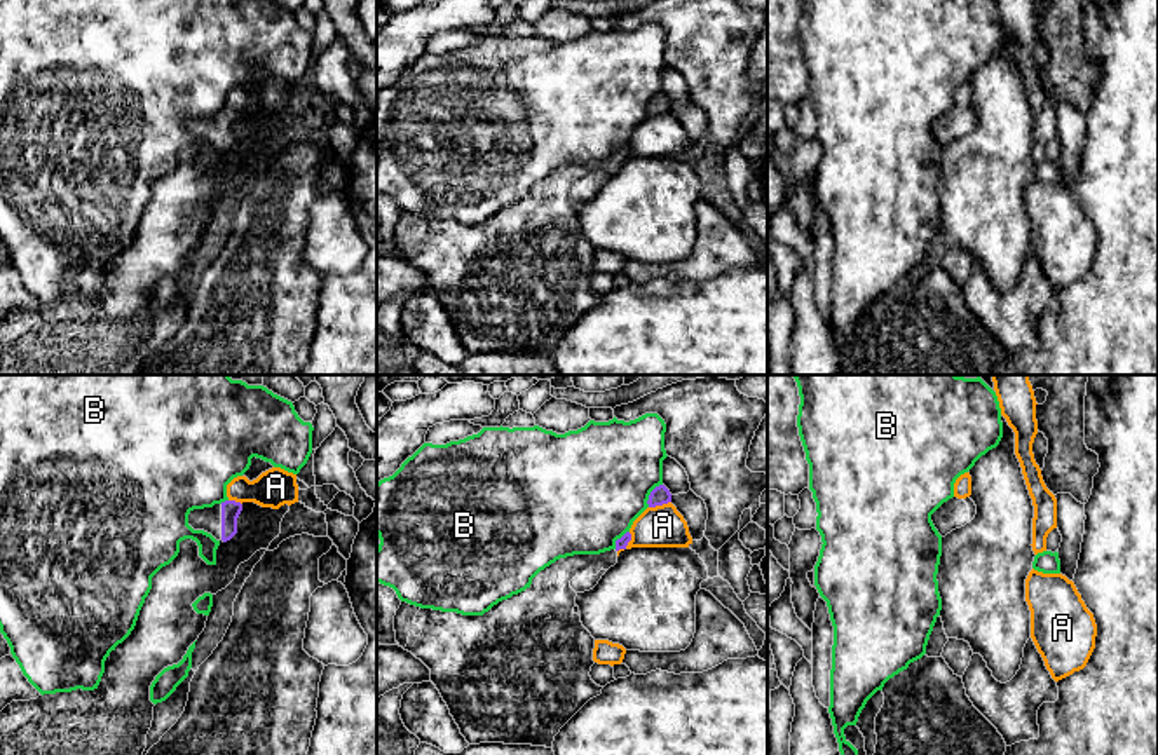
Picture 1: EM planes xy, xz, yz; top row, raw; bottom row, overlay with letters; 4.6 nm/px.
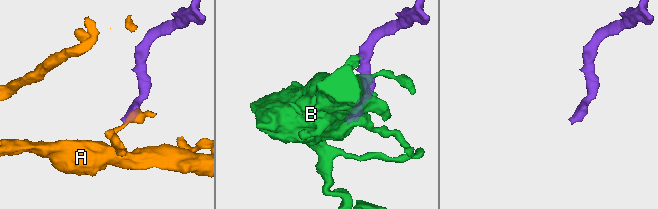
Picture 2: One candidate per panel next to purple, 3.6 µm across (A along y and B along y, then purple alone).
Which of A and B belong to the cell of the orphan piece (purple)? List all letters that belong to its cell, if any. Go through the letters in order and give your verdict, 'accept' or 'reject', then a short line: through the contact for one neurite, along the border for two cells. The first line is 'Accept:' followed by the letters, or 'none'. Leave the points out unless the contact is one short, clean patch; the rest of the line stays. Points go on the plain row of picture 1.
Accept: none
A: reject | xz (630, 142), (630, 150), (618, 161)
B: reject

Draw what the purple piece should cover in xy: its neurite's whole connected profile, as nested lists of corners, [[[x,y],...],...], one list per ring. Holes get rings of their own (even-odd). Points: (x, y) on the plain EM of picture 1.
[[[225,110],[213,117],[194,119],[188,124],[188,134],[194,139],[204,139],[216,150],[230,150],[237,143],[237,127],[242,120],[242,113],[235,110]]]

